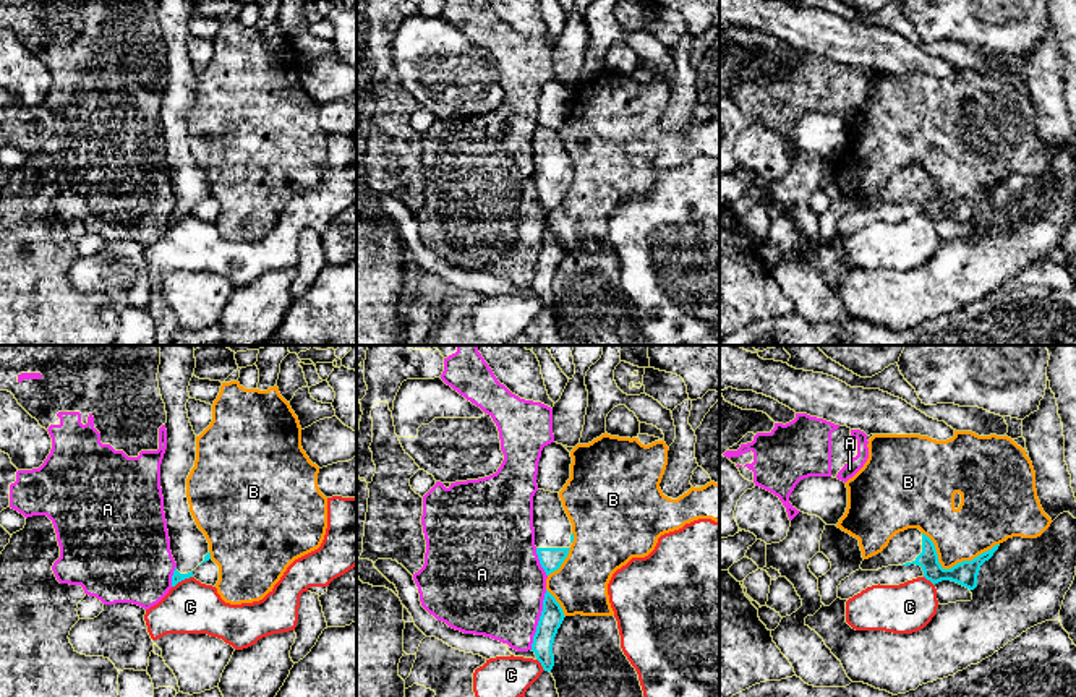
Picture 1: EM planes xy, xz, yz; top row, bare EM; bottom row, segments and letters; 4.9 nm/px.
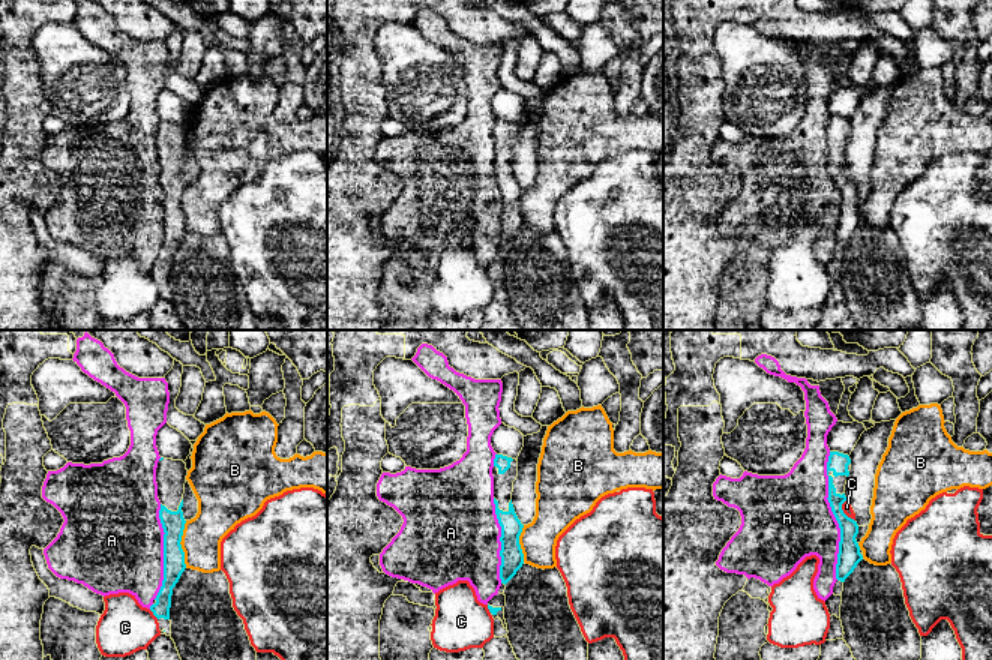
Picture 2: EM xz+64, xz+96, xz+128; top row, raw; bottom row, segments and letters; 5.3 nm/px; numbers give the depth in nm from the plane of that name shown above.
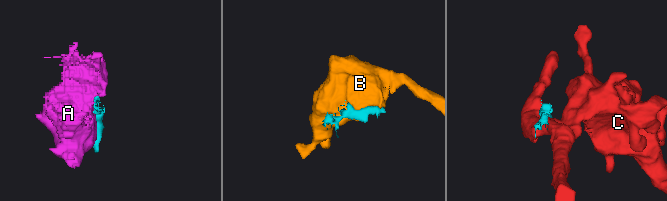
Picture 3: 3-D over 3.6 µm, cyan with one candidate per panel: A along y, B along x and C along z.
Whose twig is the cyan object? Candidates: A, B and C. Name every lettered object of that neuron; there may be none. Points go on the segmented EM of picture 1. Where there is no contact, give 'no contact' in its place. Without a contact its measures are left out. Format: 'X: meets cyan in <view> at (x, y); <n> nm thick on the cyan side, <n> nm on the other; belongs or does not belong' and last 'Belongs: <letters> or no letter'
A: meets cyan in xz at (540, 620); 120 nm thick on the cyan side, 460 nm on the other; does not belong
B: meets cyan in yz at (953, 566); 120 nm thick on the cyan side, 260 nm on the other; does not belong
C: meets cyan in xy at (182, 579); 50 nm thick on the cyan side, 260 nm on the other; does not belong
Belongs: no letter

